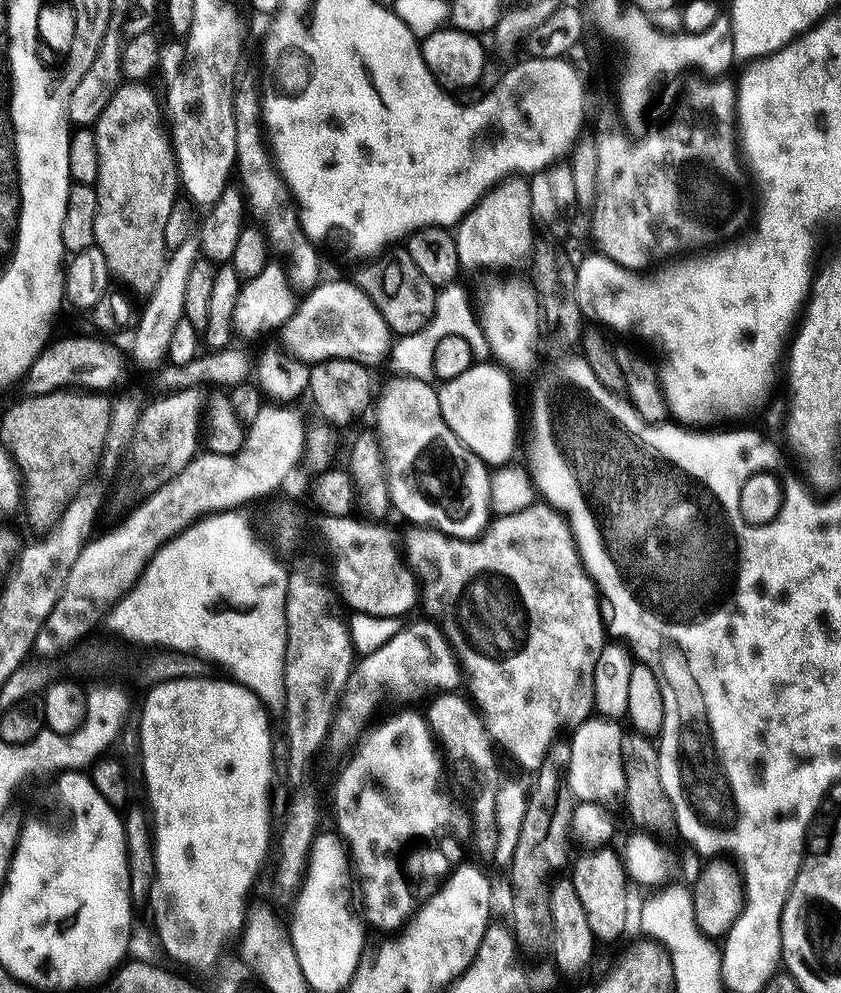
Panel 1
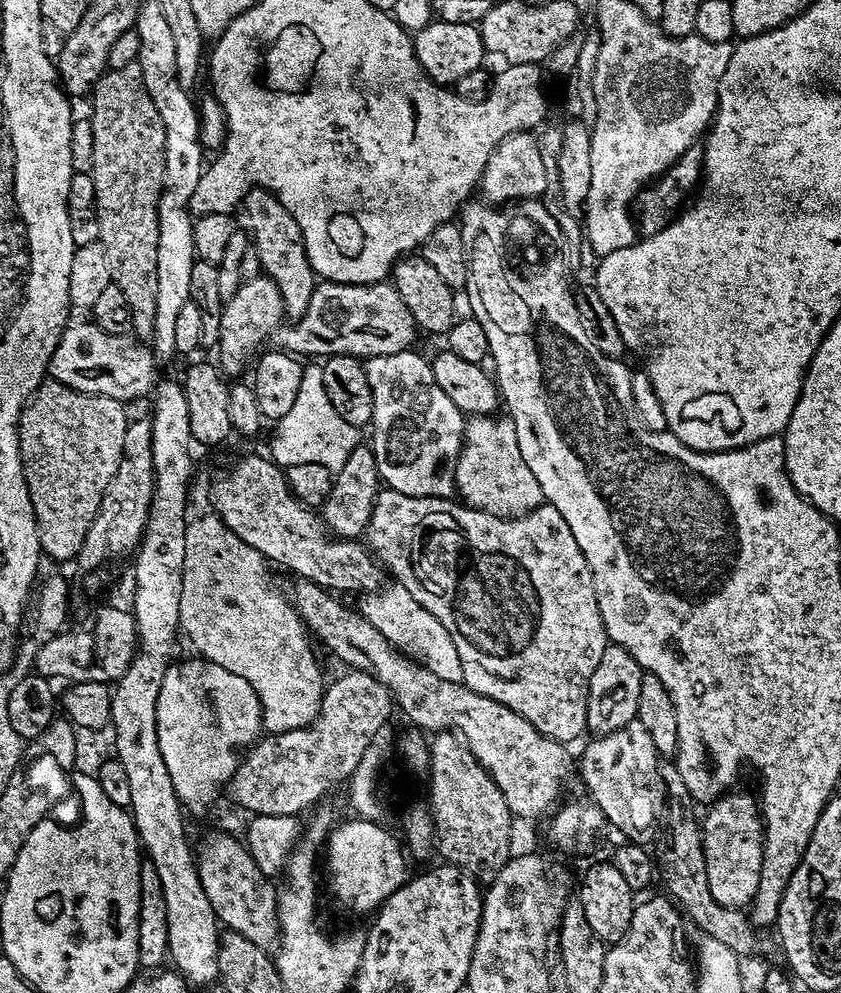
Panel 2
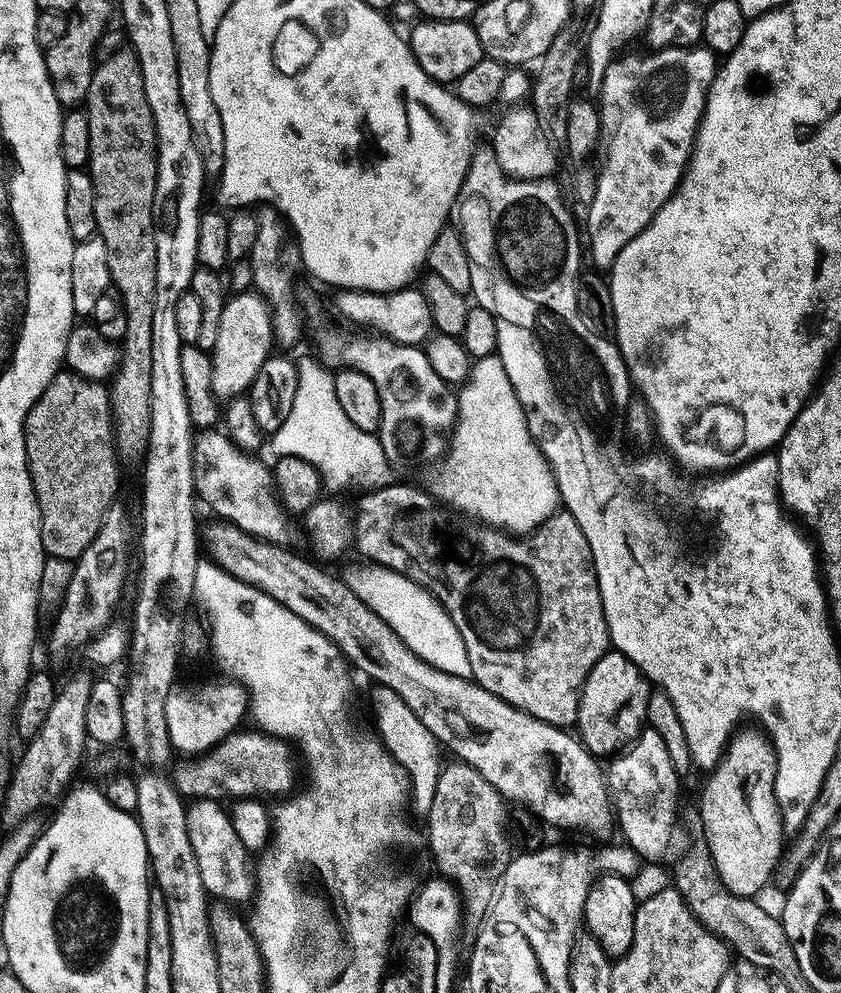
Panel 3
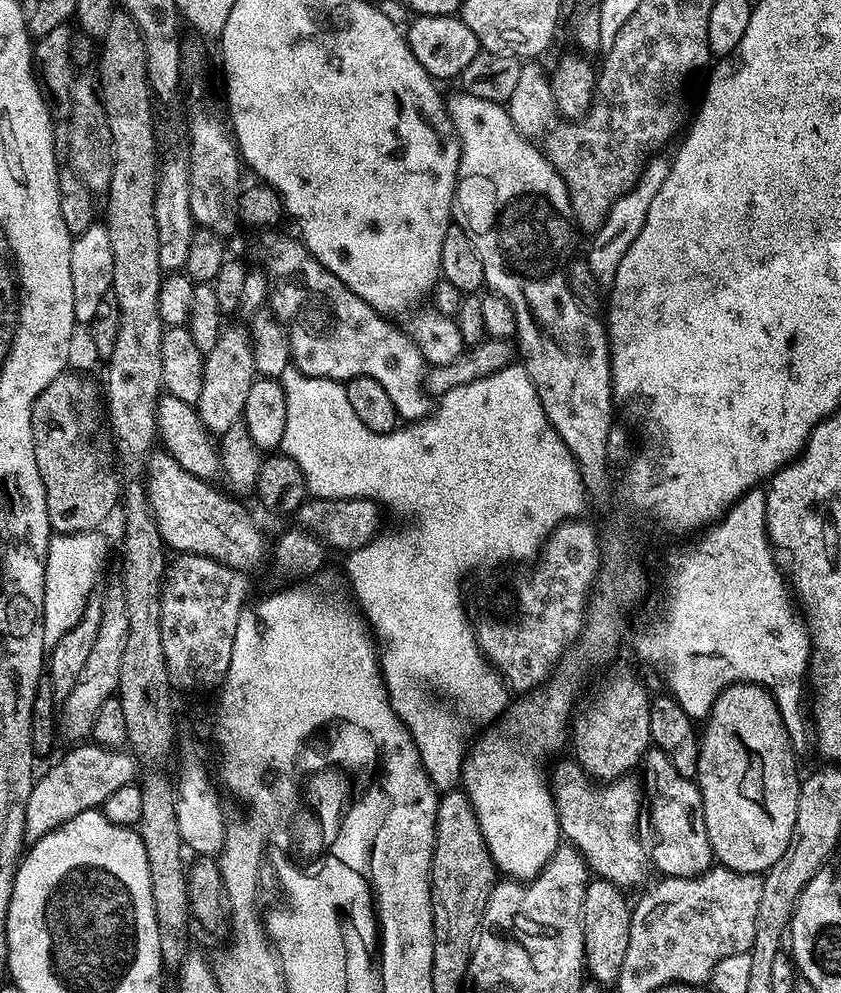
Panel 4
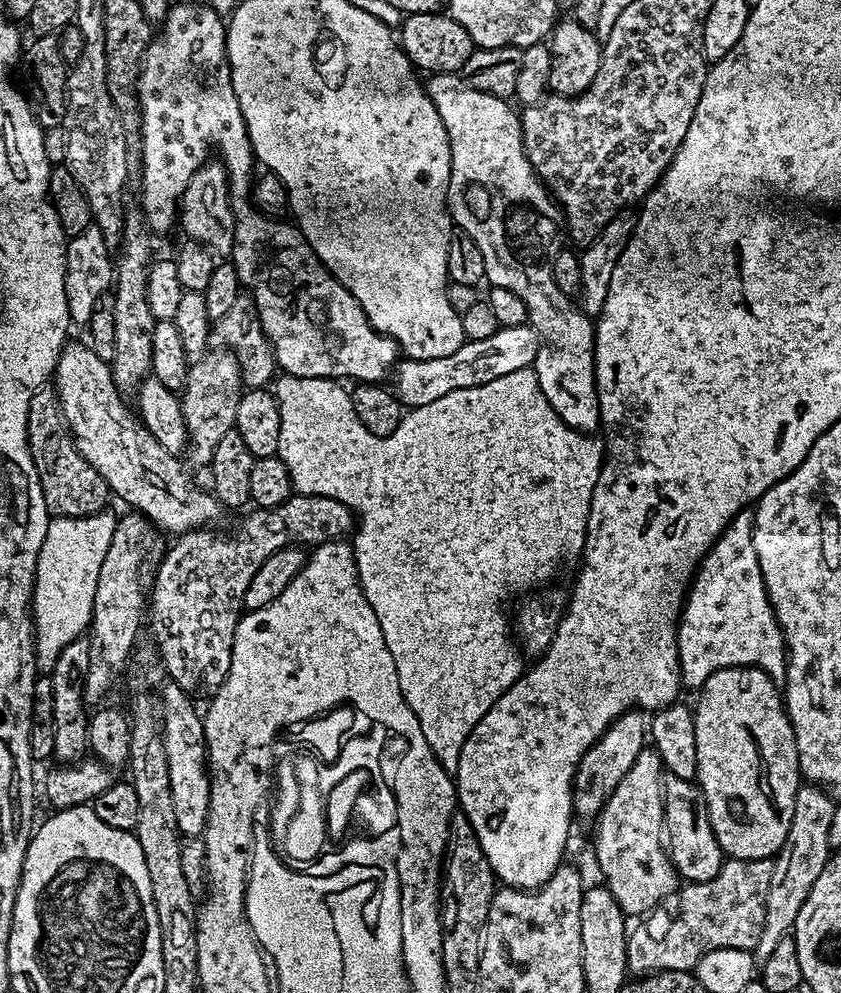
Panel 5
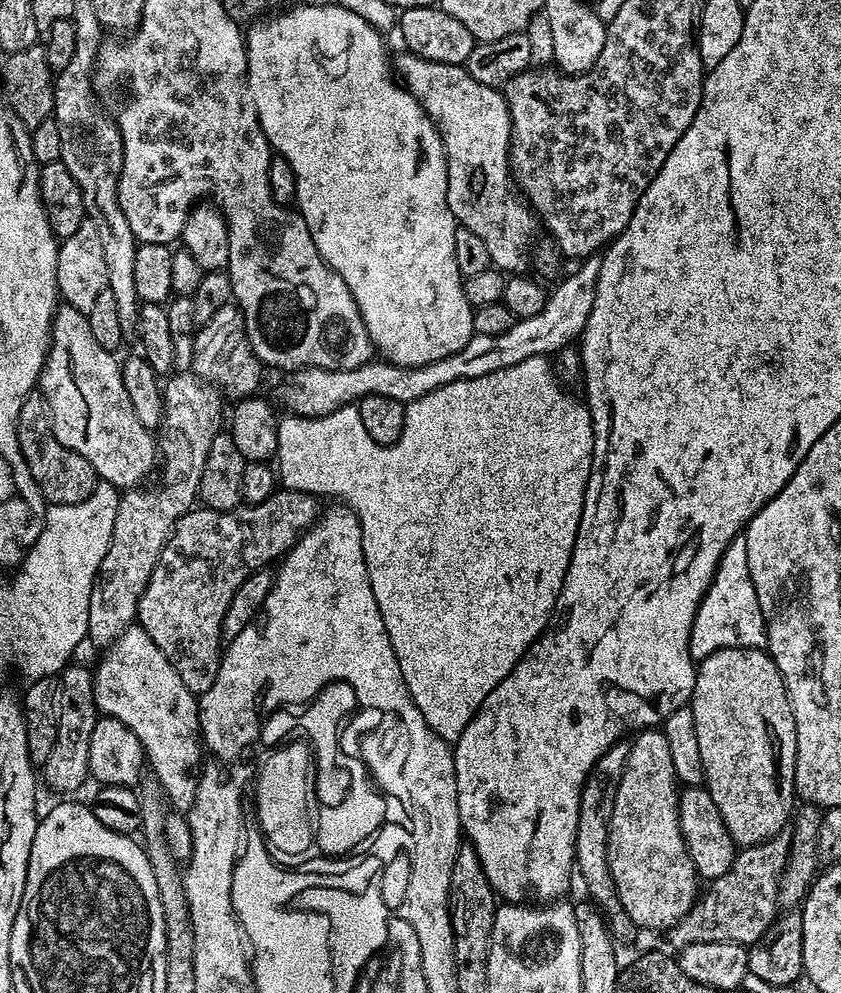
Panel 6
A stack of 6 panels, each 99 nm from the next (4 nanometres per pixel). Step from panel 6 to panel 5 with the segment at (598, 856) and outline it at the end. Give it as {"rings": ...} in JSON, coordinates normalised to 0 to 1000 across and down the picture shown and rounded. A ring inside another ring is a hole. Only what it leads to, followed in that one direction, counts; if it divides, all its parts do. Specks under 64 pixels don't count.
{"rings":[[[761,715],[741,717],[719,737],[697,755],[685,775],[685,784],[680,796],[680,816],[686,827],[707,827],[730,800],[735,788],[744,783],[749,771],[768,751],[768,721]]]}

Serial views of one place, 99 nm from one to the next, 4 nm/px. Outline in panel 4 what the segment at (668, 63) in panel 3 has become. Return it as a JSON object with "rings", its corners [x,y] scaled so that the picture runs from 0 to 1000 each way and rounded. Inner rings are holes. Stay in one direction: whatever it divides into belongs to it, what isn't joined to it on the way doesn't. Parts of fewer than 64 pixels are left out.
{"rings":[[[785,157],[773,161],[761,169],[756,184],[729,203],[728,210],[723,212],[723,219],[716,224],[713,233],[707,235],[705,242],[709,243],[705,244],[704,251],[697,256],[702,272],[706,274],[706,279],[713,287],[725,288],[730,284],[730,276],[735,276],[735,264],[744,260],[744,252],[749,252],[749,244],[759,240],[768,224],[768,216],[773,211],[773,203],[778,203],[778,195],[782,195],[782,191],[787,191],[787,183],[792,183],[795,162],[788,161]]]}

